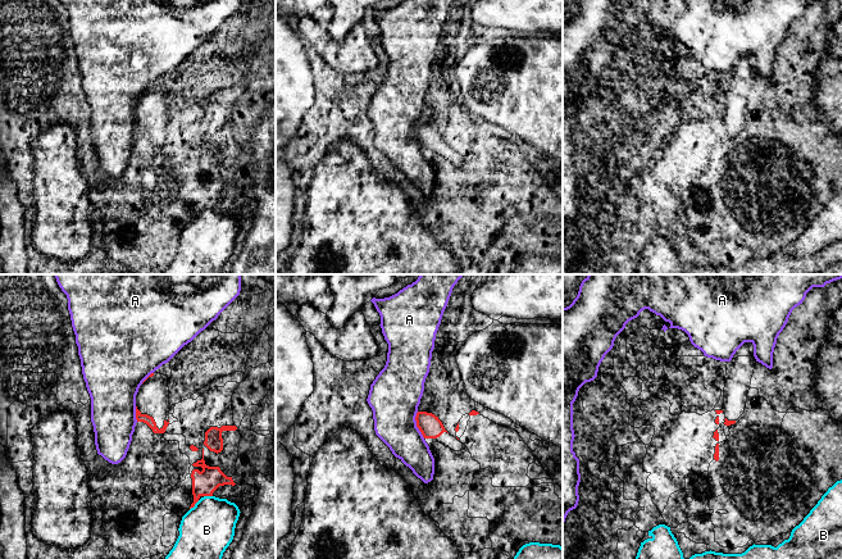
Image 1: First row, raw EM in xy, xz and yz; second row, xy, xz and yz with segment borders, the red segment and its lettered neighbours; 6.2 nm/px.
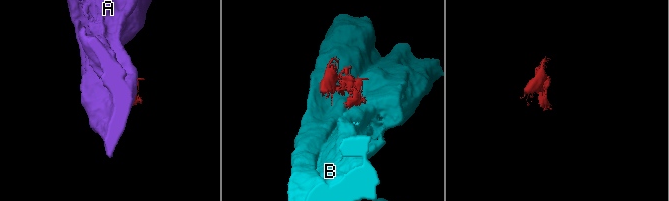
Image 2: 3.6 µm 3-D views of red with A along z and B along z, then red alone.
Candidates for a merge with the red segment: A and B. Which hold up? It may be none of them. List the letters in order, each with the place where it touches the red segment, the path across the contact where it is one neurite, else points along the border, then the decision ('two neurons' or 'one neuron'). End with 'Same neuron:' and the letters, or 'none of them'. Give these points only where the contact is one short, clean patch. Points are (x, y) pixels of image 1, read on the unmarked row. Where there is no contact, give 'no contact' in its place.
A: meets red in xz at (417, 137); two neurons
B: meets red in xy at (194, 218); border along xy (199, 213), (190, 222); two neurons
Same neuron: none of them

